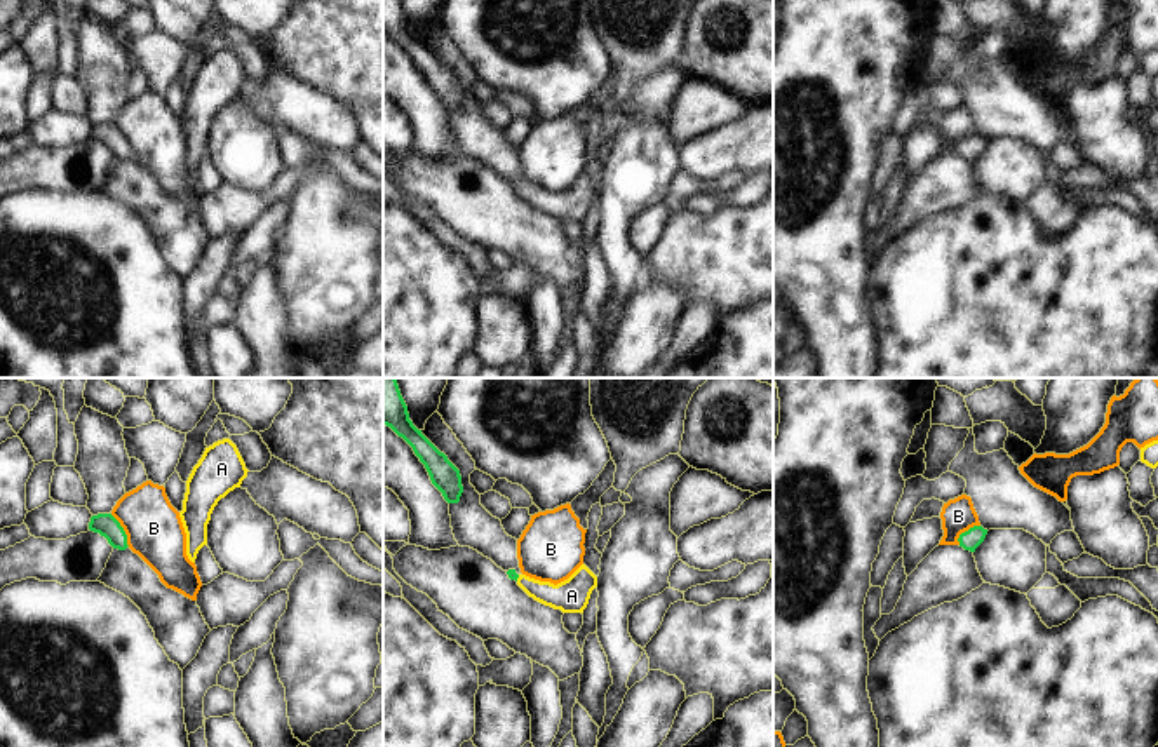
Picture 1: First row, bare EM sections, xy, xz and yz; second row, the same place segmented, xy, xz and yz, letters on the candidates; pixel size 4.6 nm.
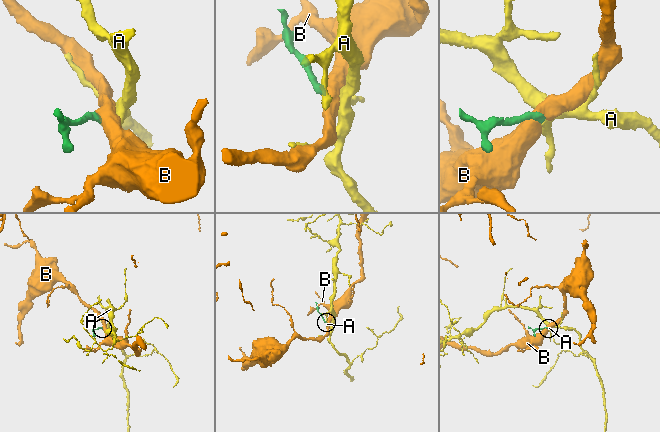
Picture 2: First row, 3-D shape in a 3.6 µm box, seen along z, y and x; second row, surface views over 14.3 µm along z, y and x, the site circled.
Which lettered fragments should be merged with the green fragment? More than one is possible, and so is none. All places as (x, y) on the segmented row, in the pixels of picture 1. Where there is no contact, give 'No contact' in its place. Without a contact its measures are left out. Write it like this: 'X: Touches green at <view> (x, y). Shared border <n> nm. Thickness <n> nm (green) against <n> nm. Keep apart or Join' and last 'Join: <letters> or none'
A: Touches green at xz (518, 577). Shared border 40 nm. Thickness 50 nm (green) against 150 nm. Join
B: Touches green at xy (122, 530). Shared border 180 nm. Thickness 100 nm (green) against 260 nm. Keep apart
Join: A

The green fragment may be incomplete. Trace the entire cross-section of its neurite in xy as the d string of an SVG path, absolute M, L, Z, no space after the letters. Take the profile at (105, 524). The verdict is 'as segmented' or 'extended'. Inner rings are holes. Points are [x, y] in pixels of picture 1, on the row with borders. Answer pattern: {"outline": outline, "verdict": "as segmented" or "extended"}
{"outline": "M98 514L91 517L89 529L99 533L113 548L125 550L127 535L111 514Z", "verdict": "as segmented"}

